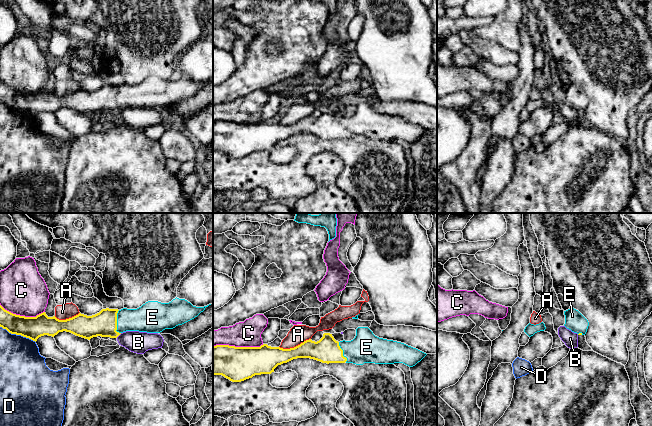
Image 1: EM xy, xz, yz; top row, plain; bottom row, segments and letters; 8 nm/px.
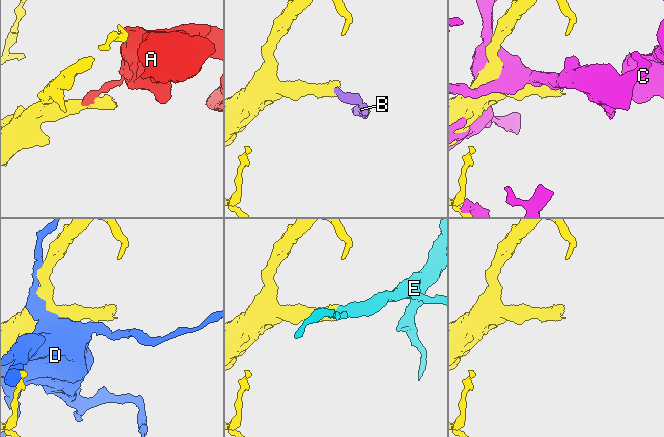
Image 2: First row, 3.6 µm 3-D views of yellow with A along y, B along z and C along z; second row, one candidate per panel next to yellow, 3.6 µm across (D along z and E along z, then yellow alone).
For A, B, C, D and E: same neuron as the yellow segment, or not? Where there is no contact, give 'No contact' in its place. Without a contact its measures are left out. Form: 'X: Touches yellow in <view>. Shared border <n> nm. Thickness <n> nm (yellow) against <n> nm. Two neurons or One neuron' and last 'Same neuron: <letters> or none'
A: Touches yellow in xz. Shared border 260 nm. Thickness 220 nm (yellow) against 150 nm. Two neurons
B: Touches yellow in xy. Shared border 60 nm. Thickness 200 nm (yellow) against 180 nm. Two neurons
C: Touches yellow in xz. Shared border 400 nm. Thickness 280 nm (yellow) against 200 nm. Two neurons
D: Touches yellow in xy. Shared border 320 nm. Thickness 180 nm (yellow) against 360 nm. Two neurons
E: Touches yellow in xy. Shared border 190 nm. Thickness 200 nm (yellow) against 220 nm. One neuron
Same neuron: E

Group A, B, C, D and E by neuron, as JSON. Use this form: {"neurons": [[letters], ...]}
{"neurons": [["A"], ["B"], ["C"], ["D"], ["E"]]}

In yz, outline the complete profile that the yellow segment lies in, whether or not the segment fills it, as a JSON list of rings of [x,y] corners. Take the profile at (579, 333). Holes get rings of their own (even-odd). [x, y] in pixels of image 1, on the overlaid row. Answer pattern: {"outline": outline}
{"outline": [[[570,308],[564,311],[564,326],[578,335],[585,335],[589,326],[588,320],[576,309]]]}

